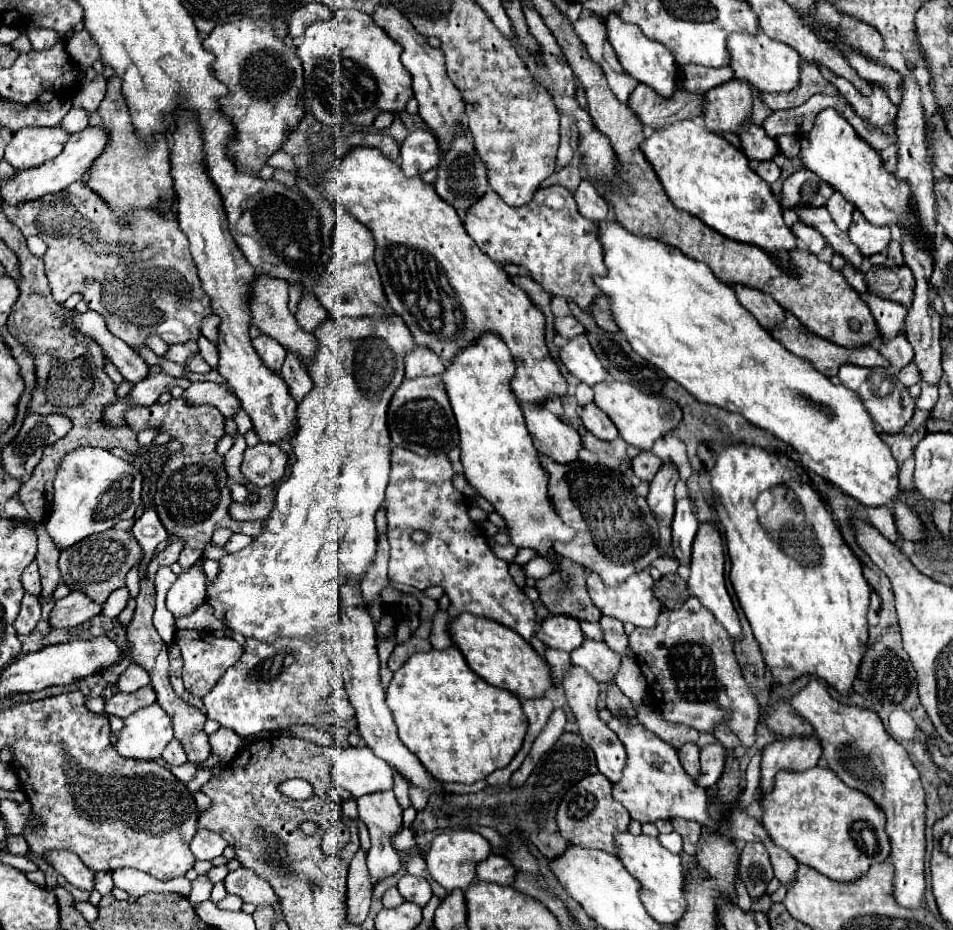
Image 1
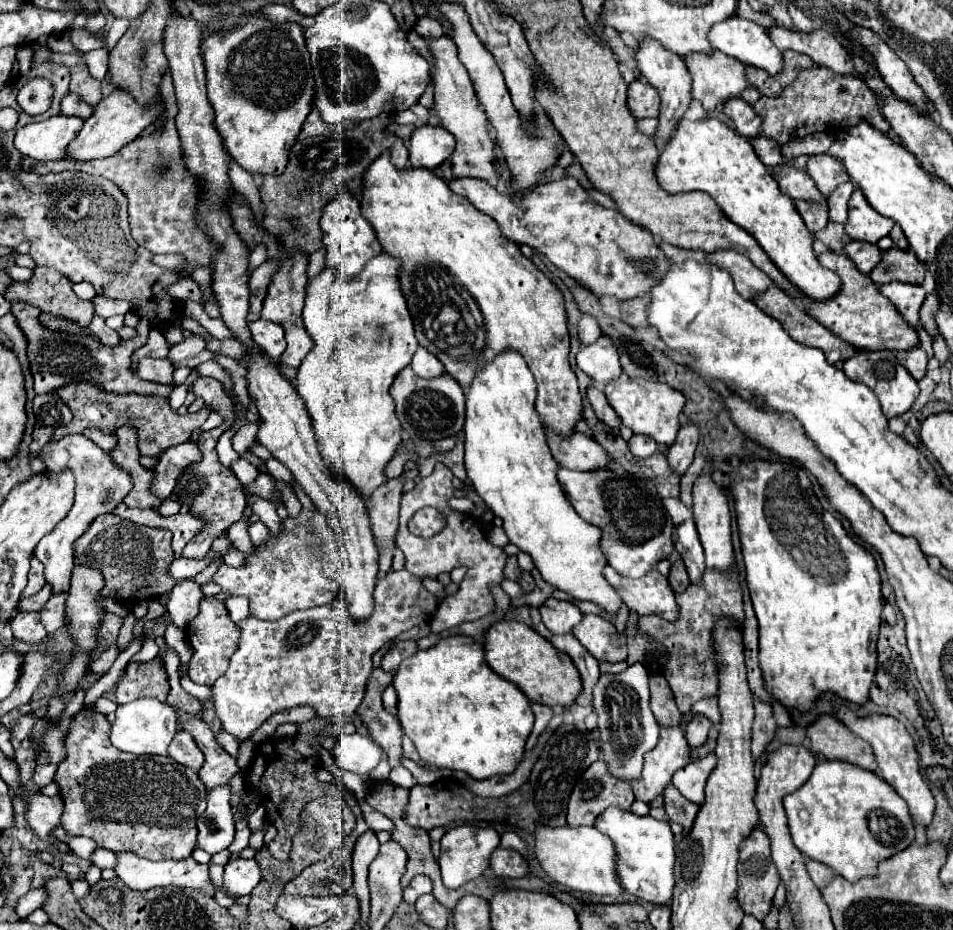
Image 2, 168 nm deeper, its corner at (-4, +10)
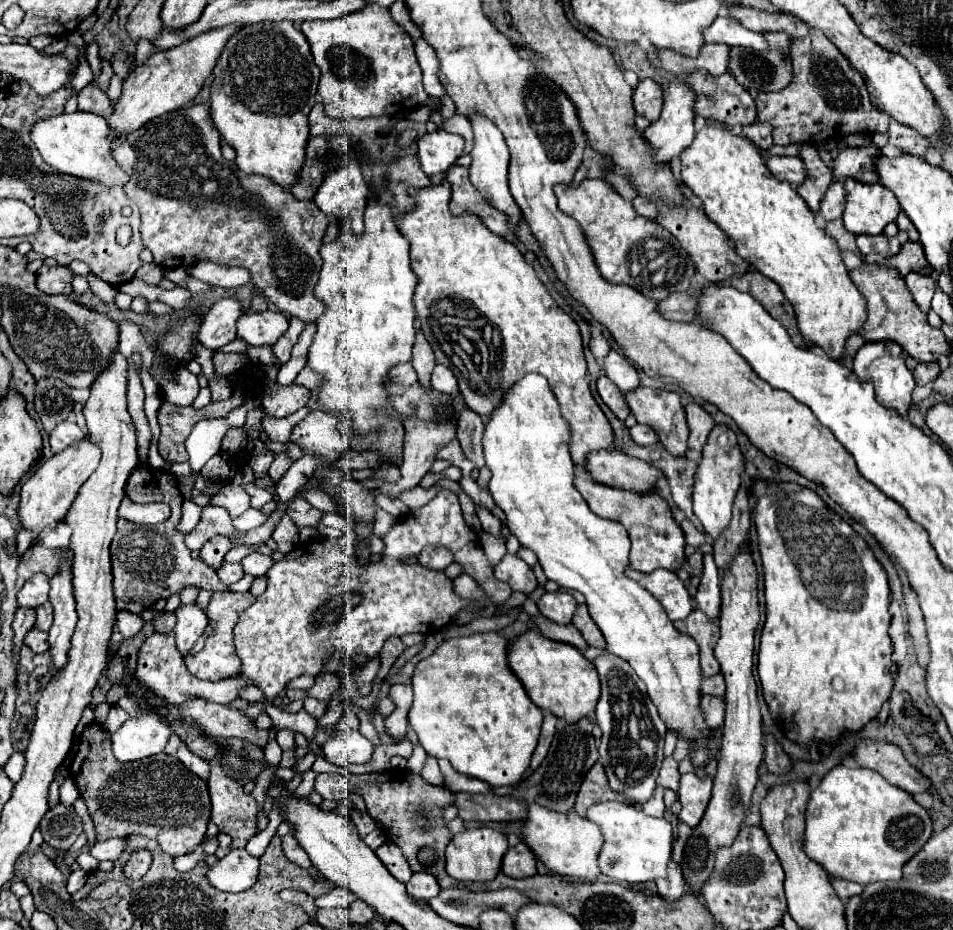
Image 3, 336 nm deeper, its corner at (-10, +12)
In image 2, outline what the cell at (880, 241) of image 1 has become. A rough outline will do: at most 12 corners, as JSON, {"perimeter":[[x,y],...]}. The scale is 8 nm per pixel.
{"perimeter":[[859,188],[849,198],[845,234],[877,244],[893,226]]}

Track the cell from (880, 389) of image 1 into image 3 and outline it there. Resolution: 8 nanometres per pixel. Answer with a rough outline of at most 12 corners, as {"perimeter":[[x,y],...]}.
{"perimeter":[[867,342],[853,372],[901,416],[915,378],[897,342]]}

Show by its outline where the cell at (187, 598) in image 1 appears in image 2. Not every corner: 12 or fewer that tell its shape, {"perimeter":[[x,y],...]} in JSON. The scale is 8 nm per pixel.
{"perimeter":[[191,578],[169,594],[171,622],[185,630],[199,614],[201,586]]}

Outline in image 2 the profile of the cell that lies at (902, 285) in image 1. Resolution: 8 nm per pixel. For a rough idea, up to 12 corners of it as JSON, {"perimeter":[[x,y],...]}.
{"perimeter":[[897,246],[871,270],[875,284],[923,284],[927,268]]}

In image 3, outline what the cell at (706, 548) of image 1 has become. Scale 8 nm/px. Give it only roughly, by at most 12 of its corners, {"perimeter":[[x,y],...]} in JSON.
{"perimeter":[[715,426],[695,474],[693,512],[715,542],[745,468],[737,436]]}

